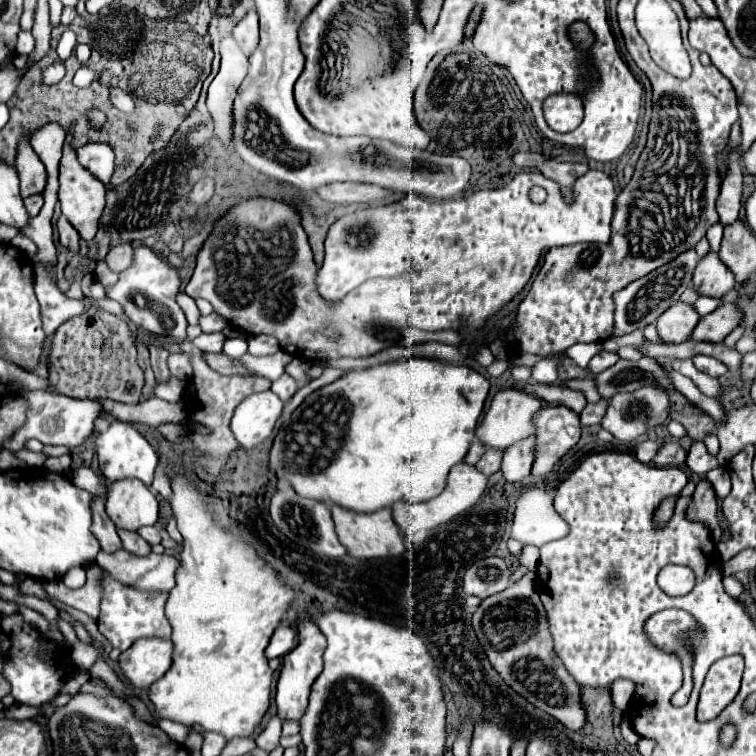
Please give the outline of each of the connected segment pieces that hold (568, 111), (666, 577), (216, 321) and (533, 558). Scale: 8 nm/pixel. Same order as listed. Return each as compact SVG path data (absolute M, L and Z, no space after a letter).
M556 93L544 101L546 123L560 133L572 131L584 117L584 99L580 93Z
M669 564L660 571L658 585L668 595L686 595L695 585L695 576L686 566Z
M210 313L208 316L201 316L199 324L204 333L212 333L222 331L228 325L228 321L218 313Z
M524 545L522 547L522 553L518 557L518 563L522 567L526 567L528 571L536 571L536 565L538 565L538 547L532 547L532 545Z

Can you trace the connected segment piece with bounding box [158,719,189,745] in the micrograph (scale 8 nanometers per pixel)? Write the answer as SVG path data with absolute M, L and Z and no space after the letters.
M168 719L159 720L158 726L172 741L181 745L184 743L189 731L188 727Z

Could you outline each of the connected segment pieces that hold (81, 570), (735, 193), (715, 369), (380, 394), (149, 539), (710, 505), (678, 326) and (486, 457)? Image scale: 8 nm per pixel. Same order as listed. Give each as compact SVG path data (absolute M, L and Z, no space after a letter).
M74 567L70 569L64 577L62 577L62 583L70 589L78 589L86 583L86 567Z
M732 155L728 173L724 175L720 195L718 195L718 215L720 215L722 225L734 223L740 215L740 207L742 207L742 171L744 169L742 169L738 157Z
M694 355L692 363L698 371L702 371L710 377L722 377L728 371L728 367L724 367L724 363L720 363L718 359L712 359L708 355Z
M400 359L400 361L380 363L380 365L374 365L374 367L368 367L362 371L350 371L350 373L342 375L340 379L336 379L334 383L308 395L308 399L304 399L304 403L292 413L292 417L286 421L286 425L280 427L280 435L276 435L272 451L270 451L270 467L274 469L276 477L284 477L296 489L298 495L308 497L308 499L320 499L326 503L336 503L336 505L342 505L342 507L358 511L358 513L372 513L372 511L378 511L384 507L392 507L396 501L402 501L402 499L410 501L410 503L428 501L434 495L440 495L440 491L444 491L448 471L466 457L468 447L474 439L478 419L482 415L488 391L490 391L490 383L478 371L464 367L464 365L462 367L450 365L450 363L444 363L438 359Z
M152 525L152 527L140 527L138 531L136 531L146 543L150 543L150 545L156 545L156 543L160 543L160 529L156 527L156 525Z
M702 479L698 481L696 485L696 491L692 495L692 503L690 503L690 509L688 509L688 517L690 519L700 519L704 521L708 527L710 527L710 533L712 533L712 540L718 543L723 535L723 531L720 527L717 517L718 503L716 503L716 493L712 489L712 483L708 479Z
M676 301L668 311L664 311L664 315L660 315L656 327L664 343L682 343L690 337L692 327L696 327L698 319L700 315L692 305Z
M486 449L486 453L482 455L482 459L476 463L476 467L484 473L484 475L492 475L500 469L500 455L504 455L502 451L492 451Z

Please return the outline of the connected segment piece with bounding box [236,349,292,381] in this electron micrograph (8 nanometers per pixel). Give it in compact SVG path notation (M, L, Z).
M278 351L274 355L262 355L262 357L256 357L252 353L246 353L244 357L236 359L244 369L248 369L250 373L254 375L262 375L262 377L268 377L270 381L276 381L282 373L284 373L284 365L292 361L292 357L286 353L286 351Z

